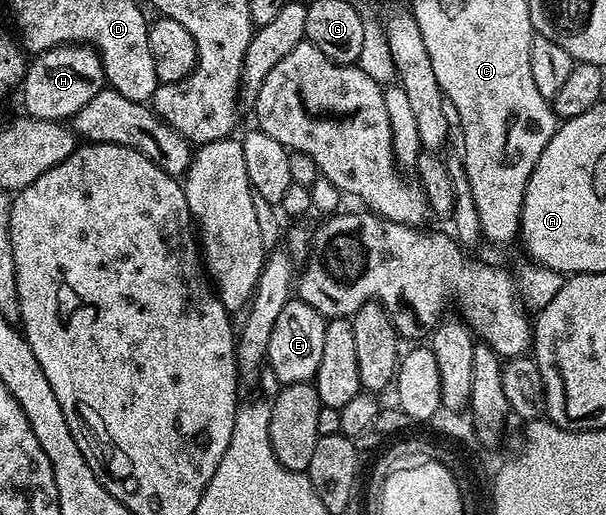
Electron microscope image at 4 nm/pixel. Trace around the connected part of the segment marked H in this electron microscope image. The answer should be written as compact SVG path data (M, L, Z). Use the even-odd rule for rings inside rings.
M61 44L47 52L37 53L26 65L26 75L22 78L20 93L25 115L33 120L69 121L102 88L107 87L106 75L97 52L85 44Z

